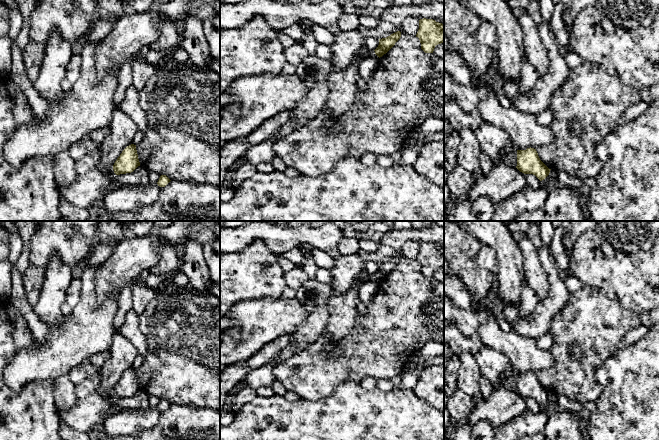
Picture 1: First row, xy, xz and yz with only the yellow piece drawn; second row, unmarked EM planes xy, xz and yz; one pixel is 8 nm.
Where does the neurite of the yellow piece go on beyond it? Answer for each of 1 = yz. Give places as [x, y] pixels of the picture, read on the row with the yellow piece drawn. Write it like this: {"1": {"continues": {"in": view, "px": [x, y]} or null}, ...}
{"1": {"continues": null}}

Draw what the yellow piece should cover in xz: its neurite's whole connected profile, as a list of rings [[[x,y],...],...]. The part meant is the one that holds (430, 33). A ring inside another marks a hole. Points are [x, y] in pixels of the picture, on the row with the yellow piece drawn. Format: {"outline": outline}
{"outline": [[[420,19],[416,37],[425,53],[433,53],[436,45],[444,43],[444,25],[433,19]]]}

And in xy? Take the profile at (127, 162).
{"outline": [[[131,144],[127,146],[117,158],[113,165],[113,170],[116,175],[120,175],[131,173],[138,166],[140,166],[140,162],[138,159],[136,145]]]}

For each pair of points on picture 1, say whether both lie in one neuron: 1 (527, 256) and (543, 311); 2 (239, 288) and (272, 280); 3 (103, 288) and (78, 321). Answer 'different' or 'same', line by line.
1: different
2: same
3: different

